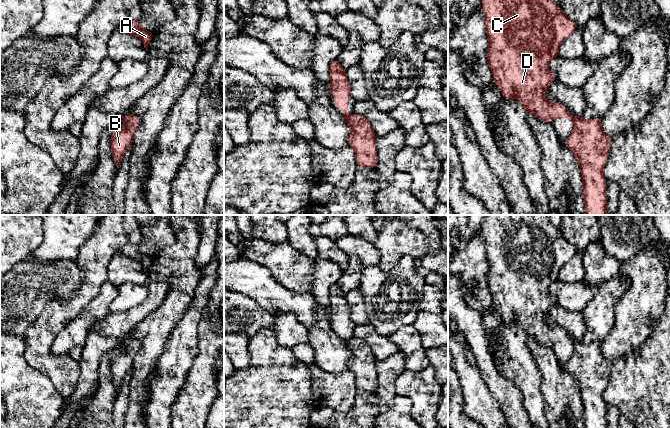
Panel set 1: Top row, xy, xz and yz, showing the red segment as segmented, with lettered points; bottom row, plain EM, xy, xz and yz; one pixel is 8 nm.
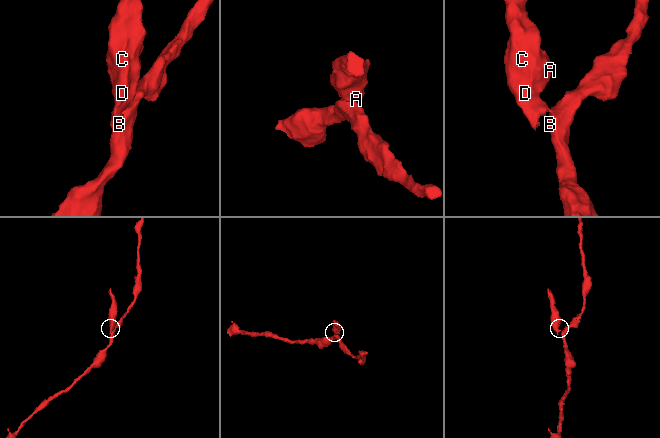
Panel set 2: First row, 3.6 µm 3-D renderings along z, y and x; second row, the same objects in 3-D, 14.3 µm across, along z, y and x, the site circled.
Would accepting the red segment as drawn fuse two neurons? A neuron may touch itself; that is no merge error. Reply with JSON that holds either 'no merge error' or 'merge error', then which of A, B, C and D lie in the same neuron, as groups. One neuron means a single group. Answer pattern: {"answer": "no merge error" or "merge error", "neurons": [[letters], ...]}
{"answer": "merge error", "neurons": [["A", "C", "D"], ["B"]]}

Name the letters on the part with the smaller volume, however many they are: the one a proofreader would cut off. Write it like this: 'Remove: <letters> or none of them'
Remove: A, C, D

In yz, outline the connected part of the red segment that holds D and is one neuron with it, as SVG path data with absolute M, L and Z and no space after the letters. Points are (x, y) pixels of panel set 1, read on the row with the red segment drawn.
M482 0L482 11L488 38L488 65L502 96L506 99L516 98L527 113L545 122L556 118L573 118L562 103L550 102L545 93L550 83L556 80L556 73L548 69L548 64L558 57L560 45L577 30L576 24L553 0Z

